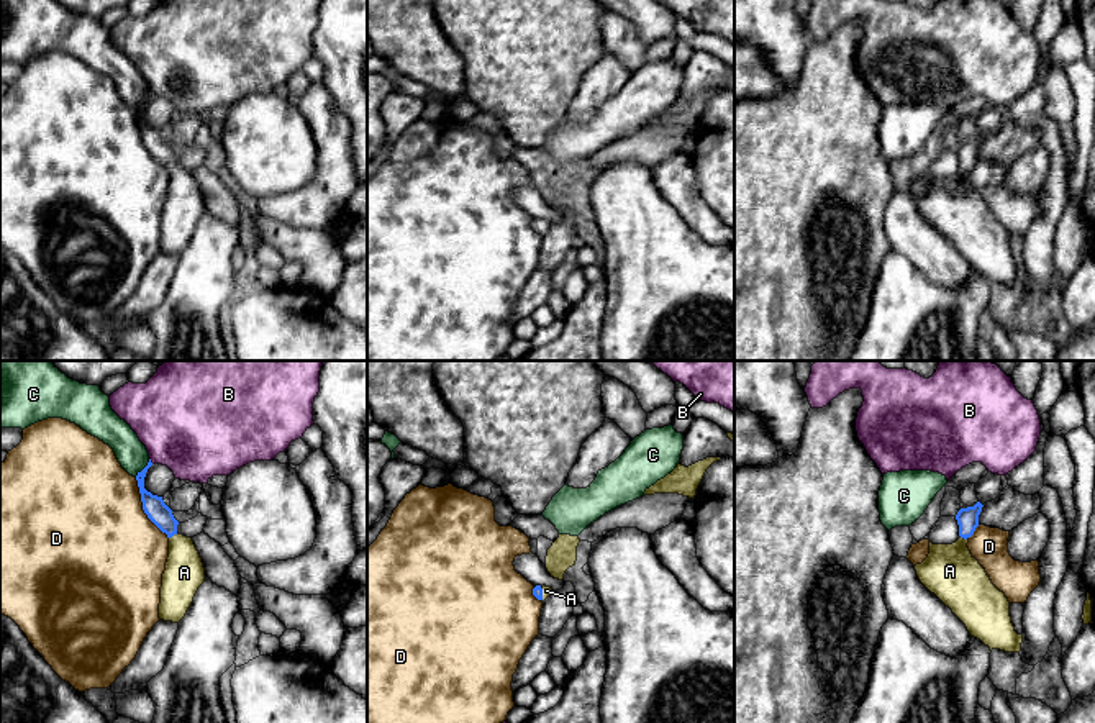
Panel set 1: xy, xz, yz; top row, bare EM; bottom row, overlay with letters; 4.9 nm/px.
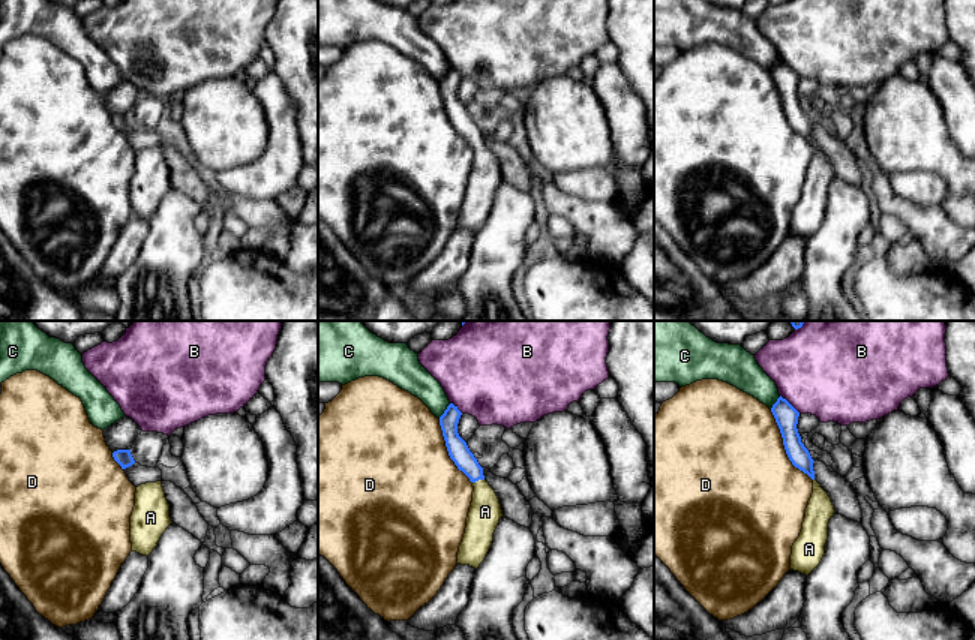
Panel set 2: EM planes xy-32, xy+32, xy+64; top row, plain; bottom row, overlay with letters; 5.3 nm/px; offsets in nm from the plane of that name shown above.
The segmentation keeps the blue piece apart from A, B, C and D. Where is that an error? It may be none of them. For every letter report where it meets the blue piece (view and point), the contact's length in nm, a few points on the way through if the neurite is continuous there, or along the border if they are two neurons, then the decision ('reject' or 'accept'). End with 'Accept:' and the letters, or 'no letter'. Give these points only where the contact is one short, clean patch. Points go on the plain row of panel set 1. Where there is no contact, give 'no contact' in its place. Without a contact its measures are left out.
A: meets blue in xy at (172, 168); contact 50 nm long; runs through xy (158, 145), (172, 168), (182, 184), (184, 205); accept
B: meets blue in xy at (149, 94); contact 40 nm long; reject
C: meets blue in xy at (145, 100); contact 120 nm long; border along xy (149, 92), (135, 109); reject
D: meets blue in xy at (143, 141); contact 340 nm long; reject
Accept: A

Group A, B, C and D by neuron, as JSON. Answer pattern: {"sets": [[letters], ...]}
{"sets": [["A"], ["B"], ["C"], ["D"]]}

